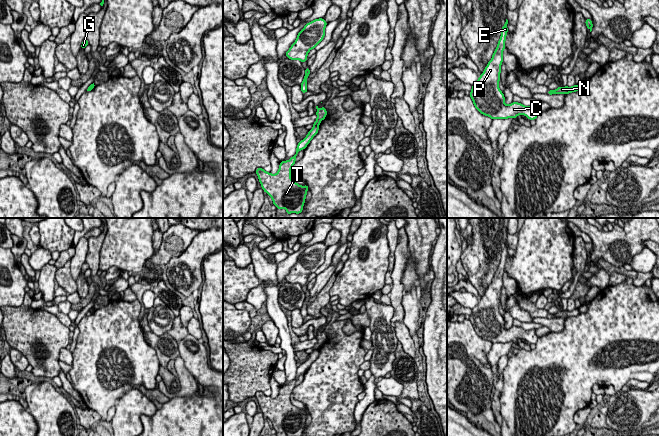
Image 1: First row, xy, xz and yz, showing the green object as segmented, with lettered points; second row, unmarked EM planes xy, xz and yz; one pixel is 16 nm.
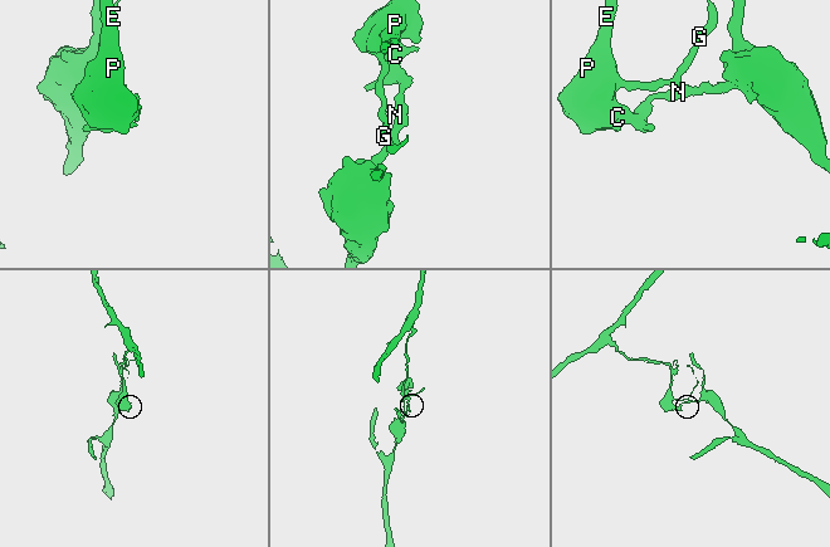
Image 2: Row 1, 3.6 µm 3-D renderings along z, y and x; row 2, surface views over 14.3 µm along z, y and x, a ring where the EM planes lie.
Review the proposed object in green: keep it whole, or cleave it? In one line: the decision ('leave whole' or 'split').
split

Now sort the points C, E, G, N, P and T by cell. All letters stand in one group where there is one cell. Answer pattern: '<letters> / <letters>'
C E G N P / T

